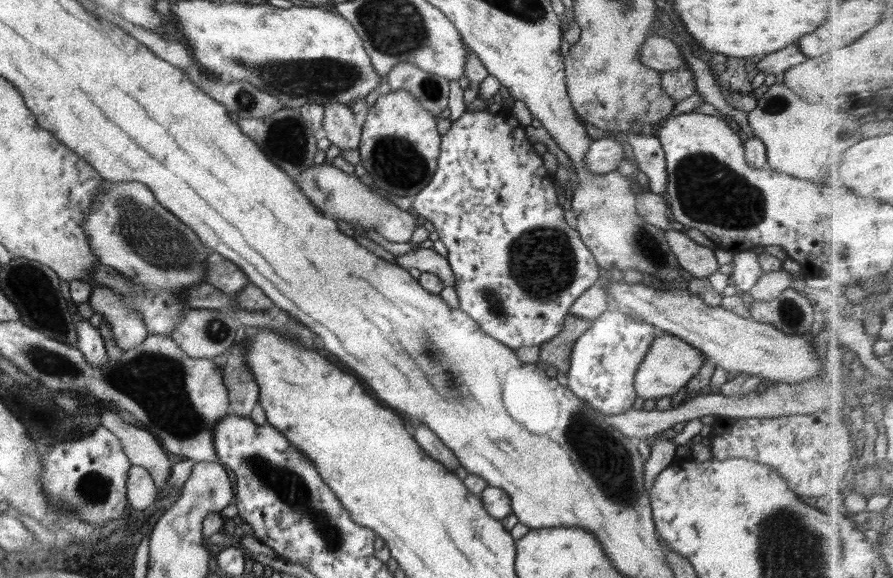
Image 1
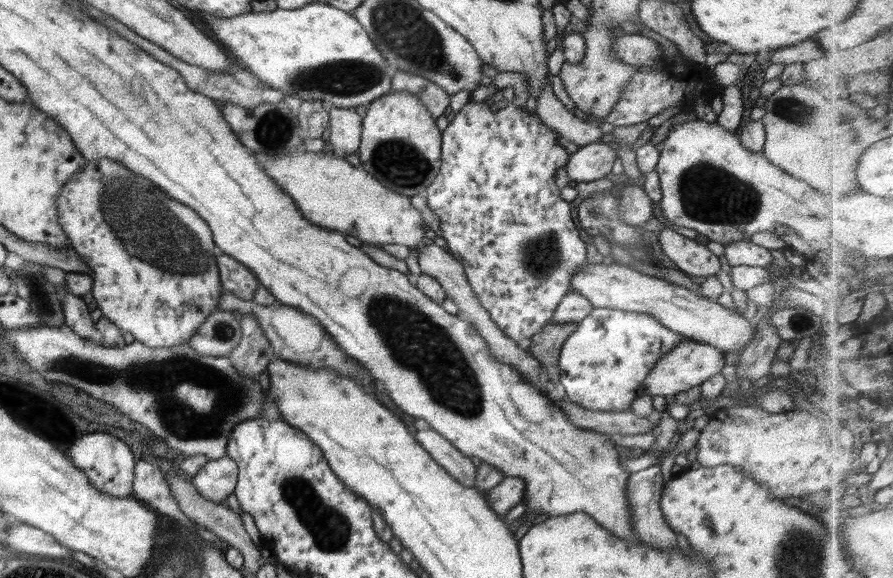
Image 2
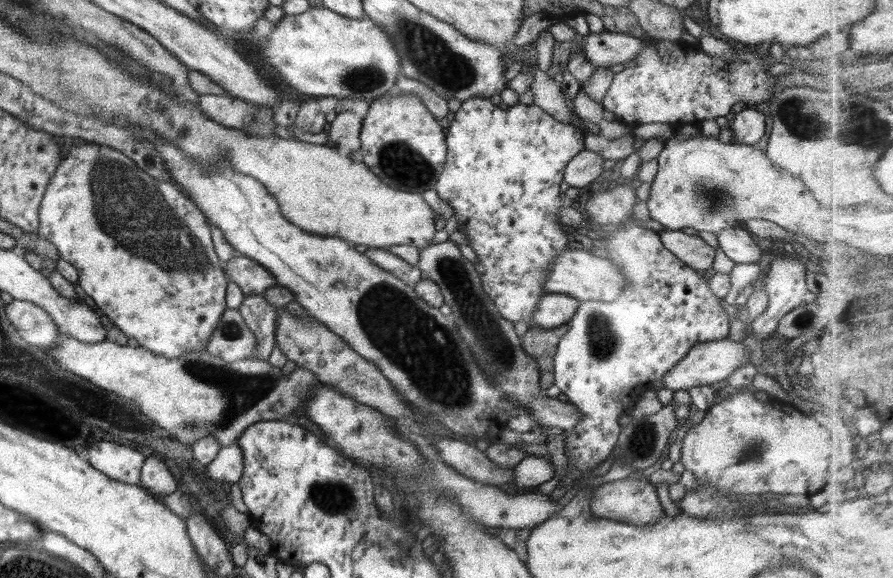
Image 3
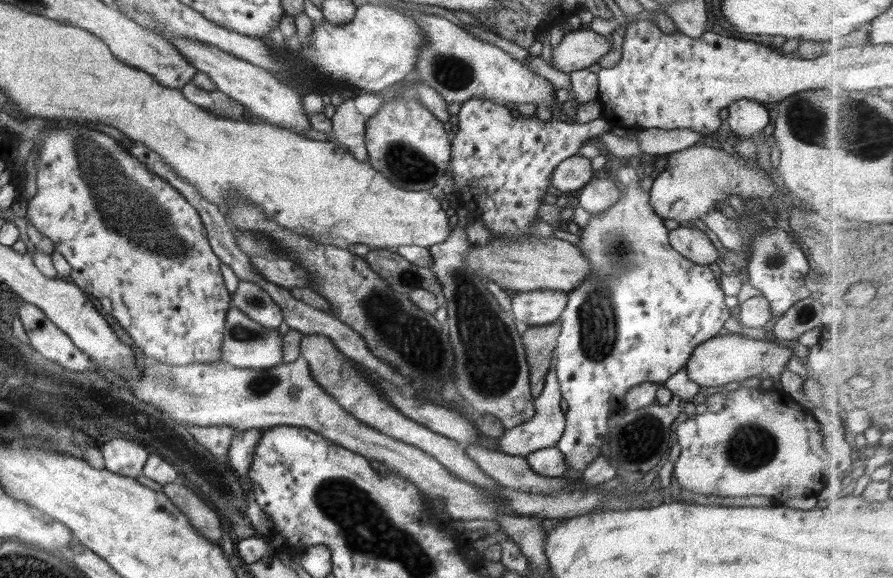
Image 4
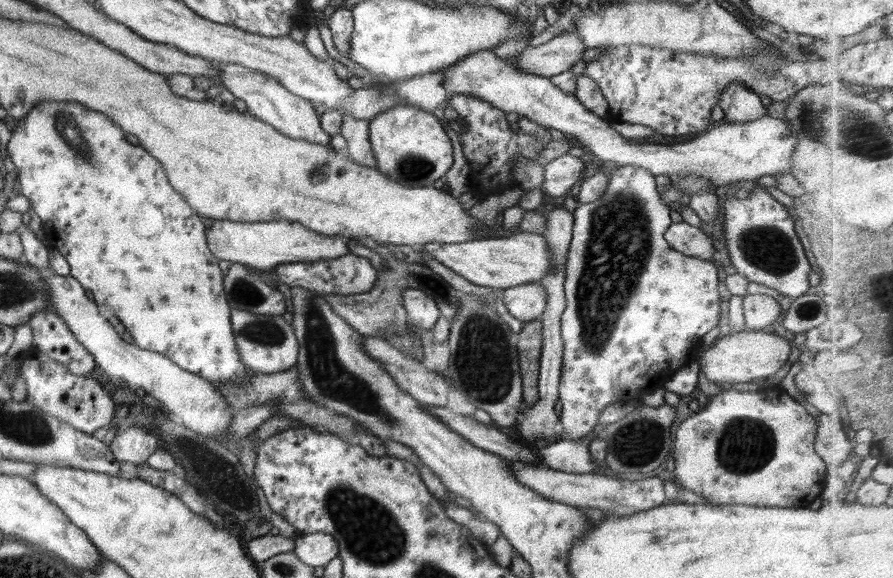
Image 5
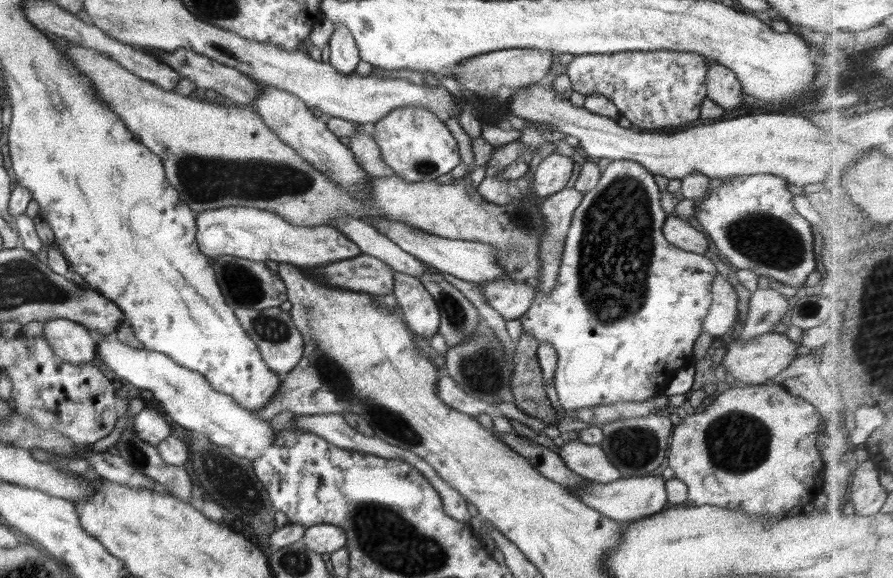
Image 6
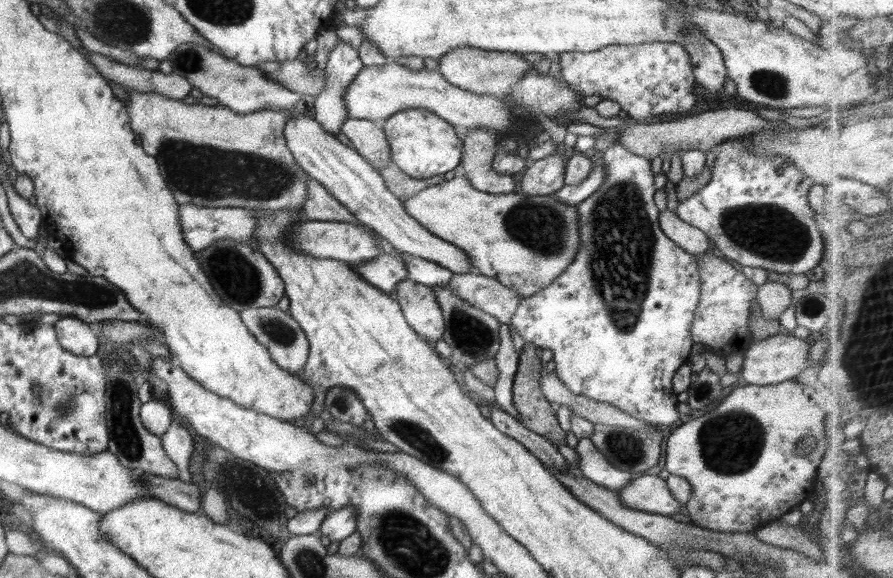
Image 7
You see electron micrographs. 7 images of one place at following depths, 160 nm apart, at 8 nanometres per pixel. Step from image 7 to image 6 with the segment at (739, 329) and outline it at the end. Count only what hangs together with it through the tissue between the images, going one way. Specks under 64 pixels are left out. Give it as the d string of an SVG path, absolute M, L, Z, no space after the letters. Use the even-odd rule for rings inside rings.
M718 272L712 281L710 292L712 302L702 328L711 337L716 338L729 333L730 327L738 321L738 298L734 288Z

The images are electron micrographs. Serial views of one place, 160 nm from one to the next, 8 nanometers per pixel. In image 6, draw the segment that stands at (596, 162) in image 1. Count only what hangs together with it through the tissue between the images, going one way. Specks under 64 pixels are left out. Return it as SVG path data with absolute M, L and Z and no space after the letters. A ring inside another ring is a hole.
M553 153L544 158L537 166L535 173L532 173L531 186L535 194L546 198L562 191L572 178L573 168L573 160L568 156Z

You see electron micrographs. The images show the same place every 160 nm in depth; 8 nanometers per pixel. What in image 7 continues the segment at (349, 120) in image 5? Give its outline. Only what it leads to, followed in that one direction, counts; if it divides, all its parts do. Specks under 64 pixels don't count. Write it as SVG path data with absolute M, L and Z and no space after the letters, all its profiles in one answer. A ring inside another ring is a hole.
M390 162L388 168L382 168L379 174L384 179L384 183L390 192L393 192L400 200L404 200L406 197L419 193L430 186L436 186L436 184L442 184L445 181L444 174L436 175L432 178L425 180L415 180L408 174L405 174L398 168L398 165Z

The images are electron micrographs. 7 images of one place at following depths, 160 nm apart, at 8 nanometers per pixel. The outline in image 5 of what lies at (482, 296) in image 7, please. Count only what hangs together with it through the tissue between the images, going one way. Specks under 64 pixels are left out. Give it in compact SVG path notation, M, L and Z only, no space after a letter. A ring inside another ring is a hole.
M538 283L504 289L504 304L508 312L523 324L540 319L547 303L547 294Z

